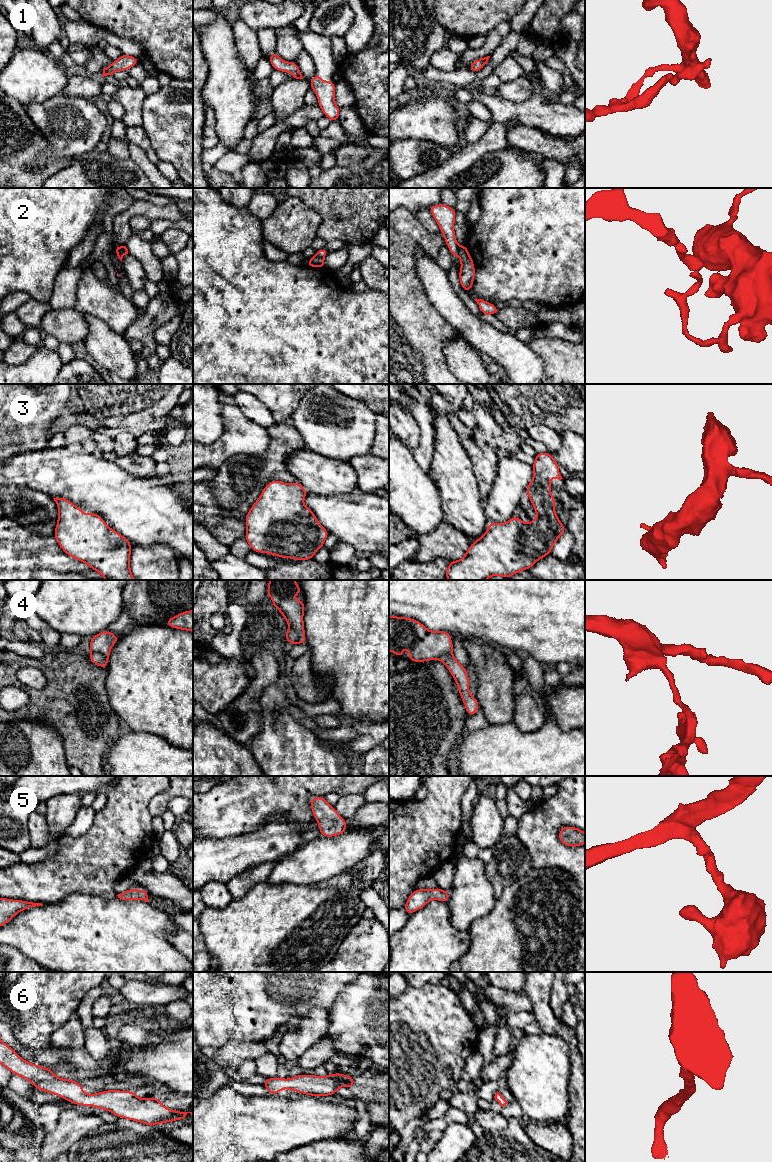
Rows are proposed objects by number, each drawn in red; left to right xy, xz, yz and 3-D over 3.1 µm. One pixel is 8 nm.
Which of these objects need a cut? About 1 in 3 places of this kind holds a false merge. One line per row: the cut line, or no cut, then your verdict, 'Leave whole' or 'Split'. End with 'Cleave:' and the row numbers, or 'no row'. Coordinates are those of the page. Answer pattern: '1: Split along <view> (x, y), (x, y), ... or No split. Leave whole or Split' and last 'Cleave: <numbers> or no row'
1: No split. Leave whole
2: Split along yz (459, 246), (457, 254). Split
3: No split. Leave whole
4: Split along xz (288, 630), (293, 630), (296, 633), (298, 642). Split
5: No split. Leave whole
6: No split. Leave whole
Cleave: 2, 4

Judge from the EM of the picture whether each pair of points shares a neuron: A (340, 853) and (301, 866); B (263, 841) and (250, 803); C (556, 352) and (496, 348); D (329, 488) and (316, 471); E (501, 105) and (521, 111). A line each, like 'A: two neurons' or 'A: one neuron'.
A: one neuron
B: two neurons
C: two neurons
D: one neuron
E: one neuron

